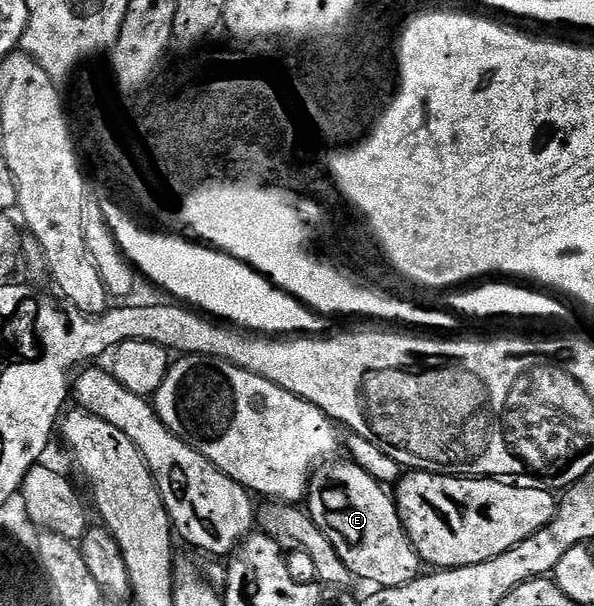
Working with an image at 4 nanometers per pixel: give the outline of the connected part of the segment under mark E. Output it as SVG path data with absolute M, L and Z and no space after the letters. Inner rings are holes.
M335 463L318 466L308 478L305 505L314 525L319 527L354 578L369 581L379 589L400 587L418 578L423 562L400 521L394 498L355 463Z

